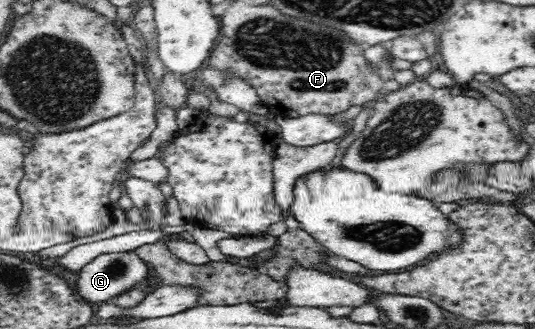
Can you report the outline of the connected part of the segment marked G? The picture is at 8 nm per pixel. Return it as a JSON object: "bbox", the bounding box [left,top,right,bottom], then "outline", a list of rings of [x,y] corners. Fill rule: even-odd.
{"bbox":[72,251,150,304],"outline":[[[134,251],[100,254],[83,266],[72,279],[72,287],[77,297],[88,304],[108,304],[114,298],[146,285],[150,278],[148,263]]]}

